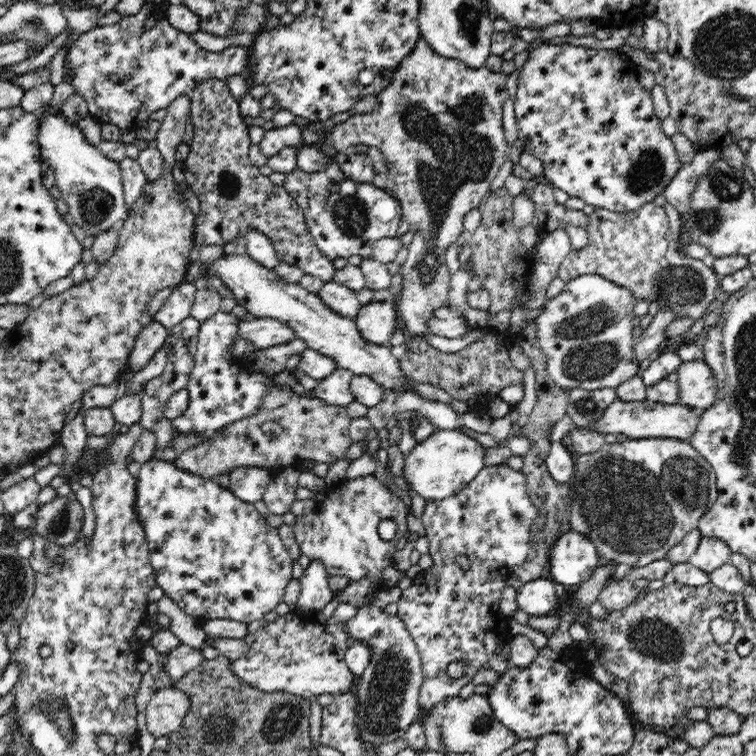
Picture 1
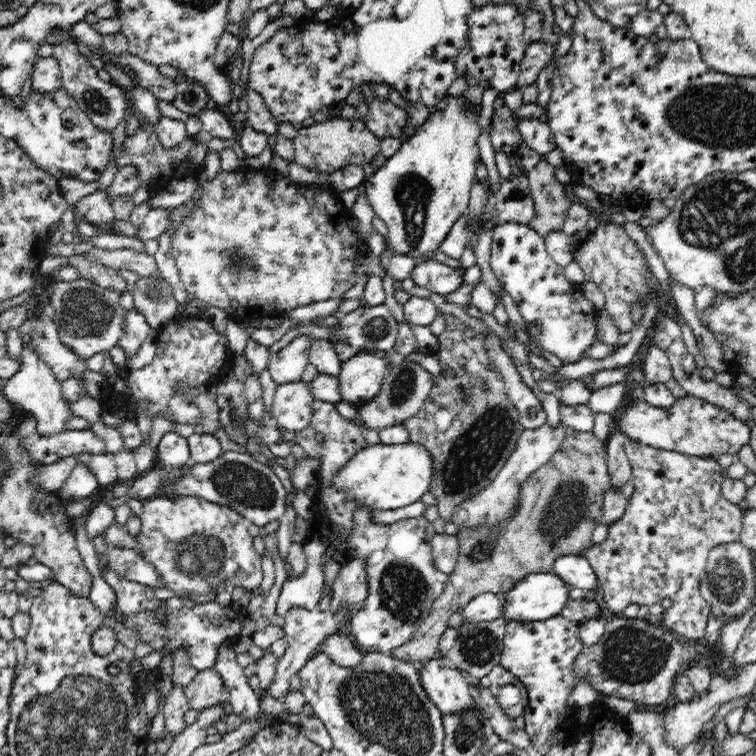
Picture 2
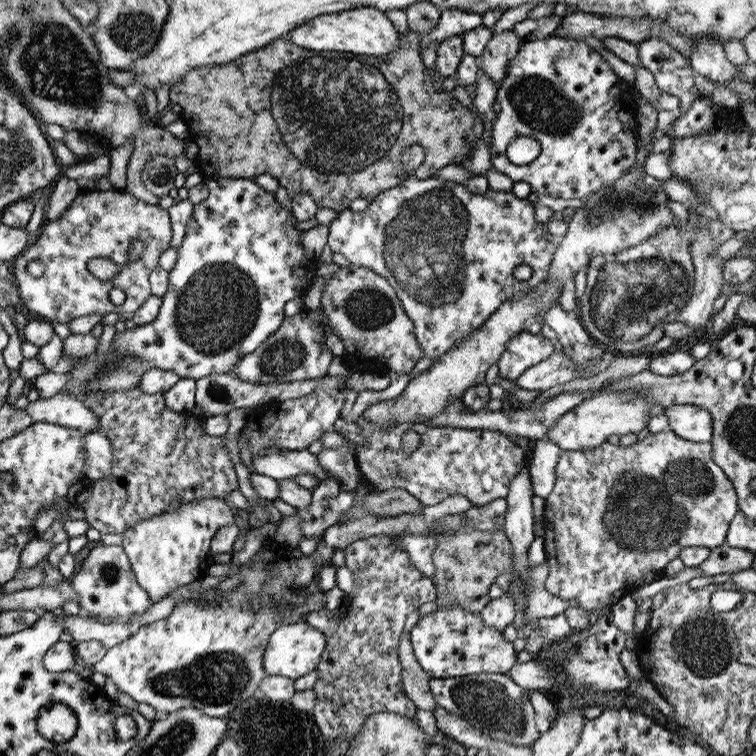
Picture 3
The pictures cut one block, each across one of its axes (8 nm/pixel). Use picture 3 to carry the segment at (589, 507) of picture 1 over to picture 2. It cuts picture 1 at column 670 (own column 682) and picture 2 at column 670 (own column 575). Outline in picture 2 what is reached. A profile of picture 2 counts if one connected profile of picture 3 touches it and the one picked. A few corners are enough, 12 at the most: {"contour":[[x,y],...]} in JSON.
{"contour":[[624,444],[634,492],[592,546],[604,602],[706,636],[710,552],[740,540],[714,458]]}

